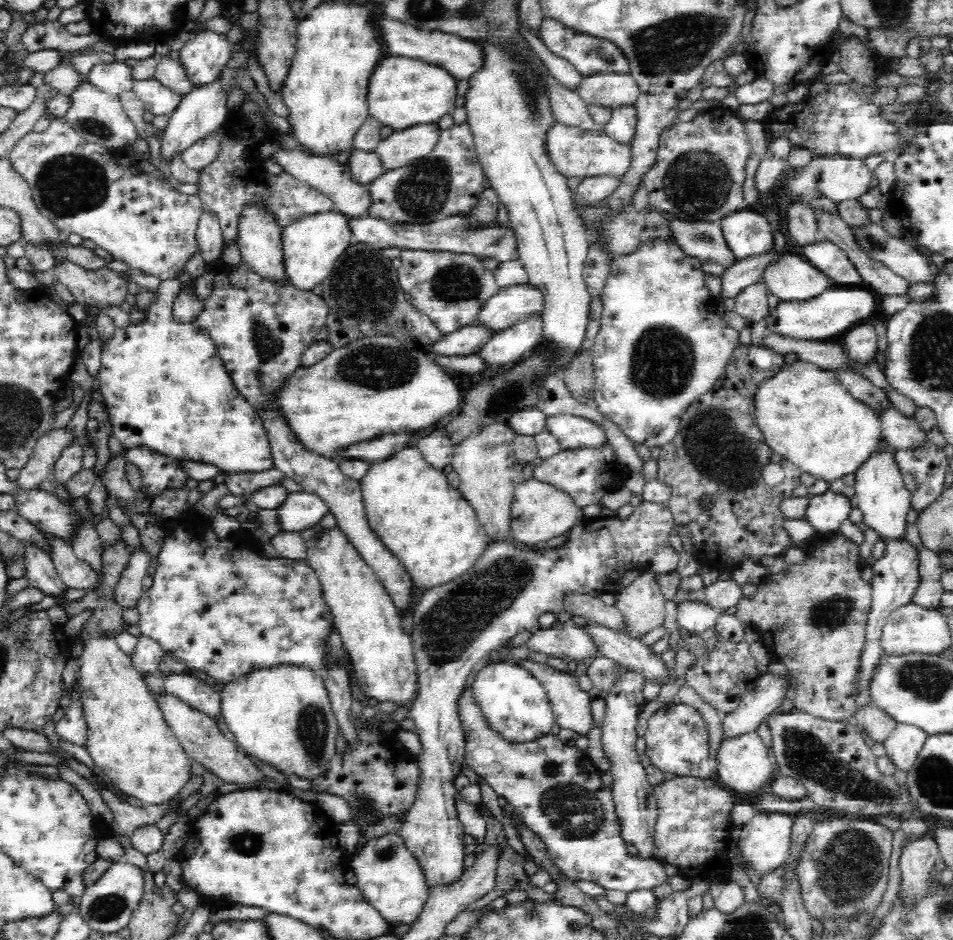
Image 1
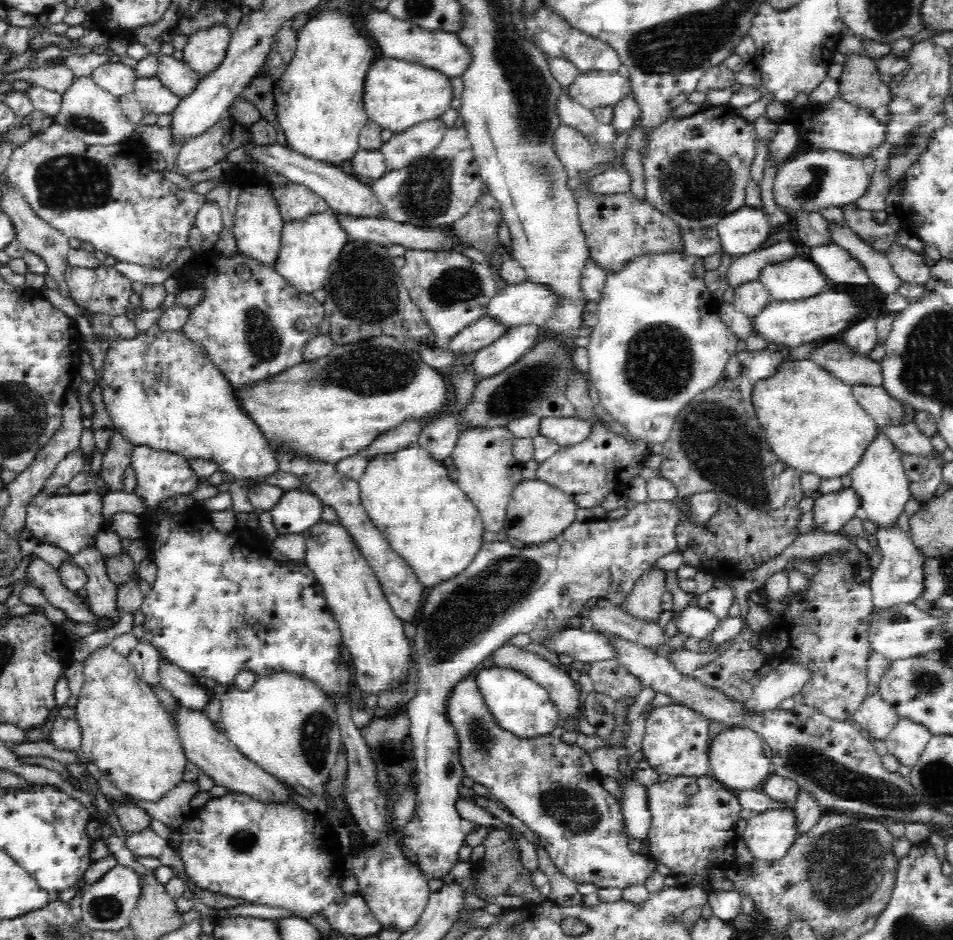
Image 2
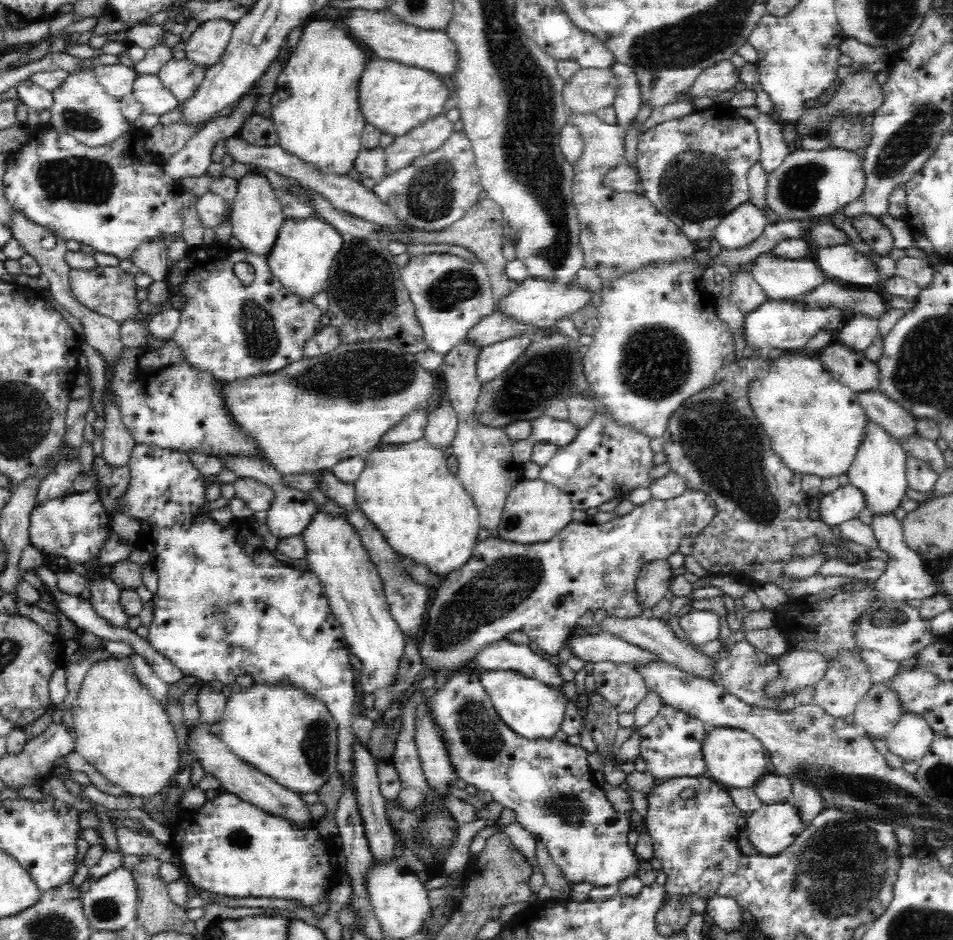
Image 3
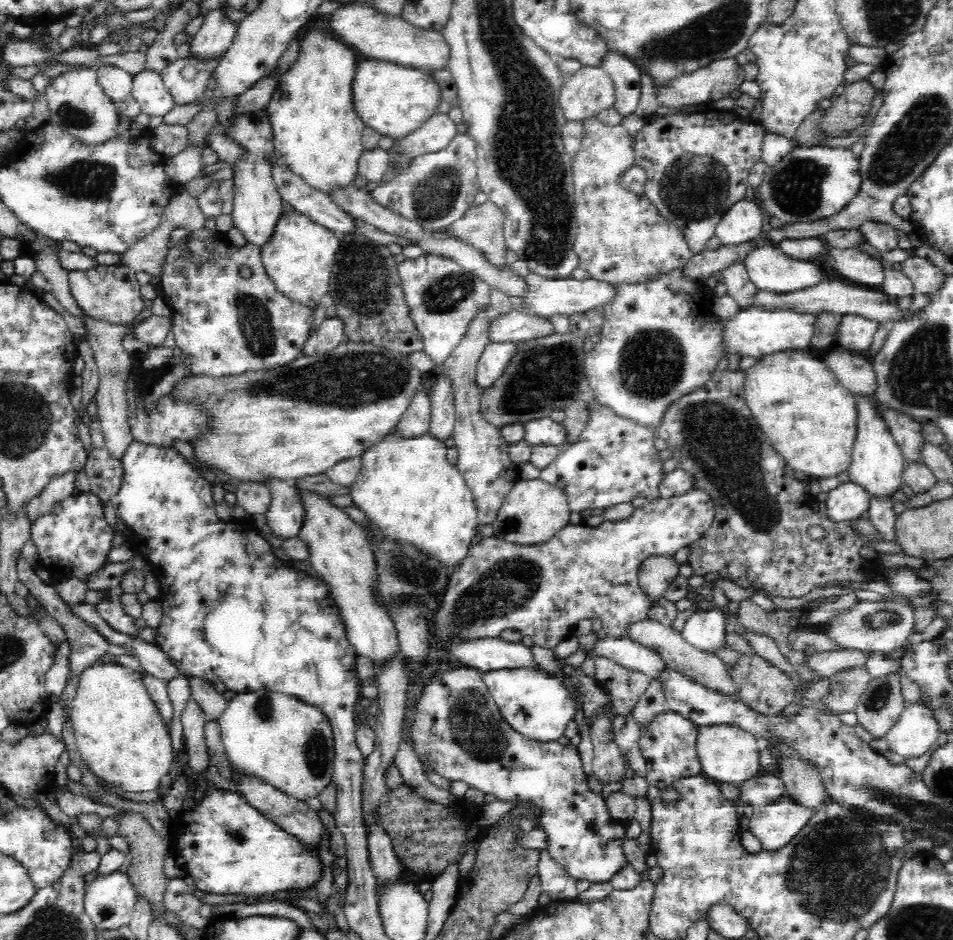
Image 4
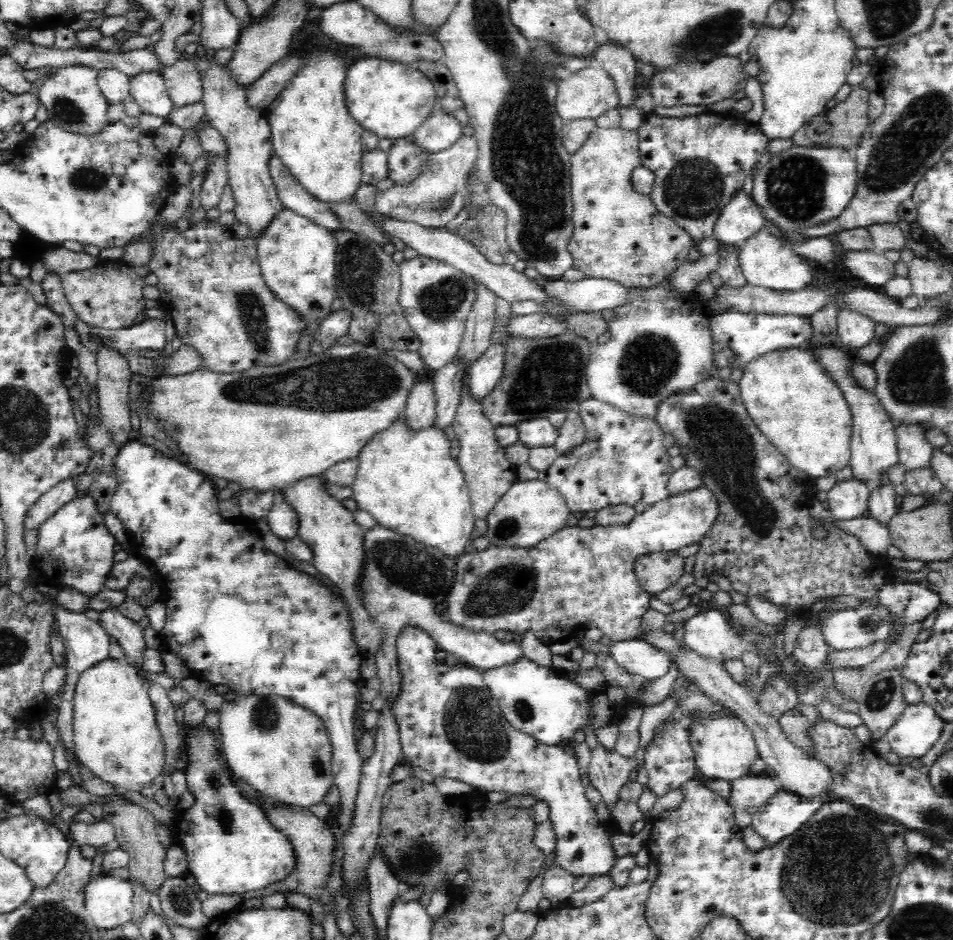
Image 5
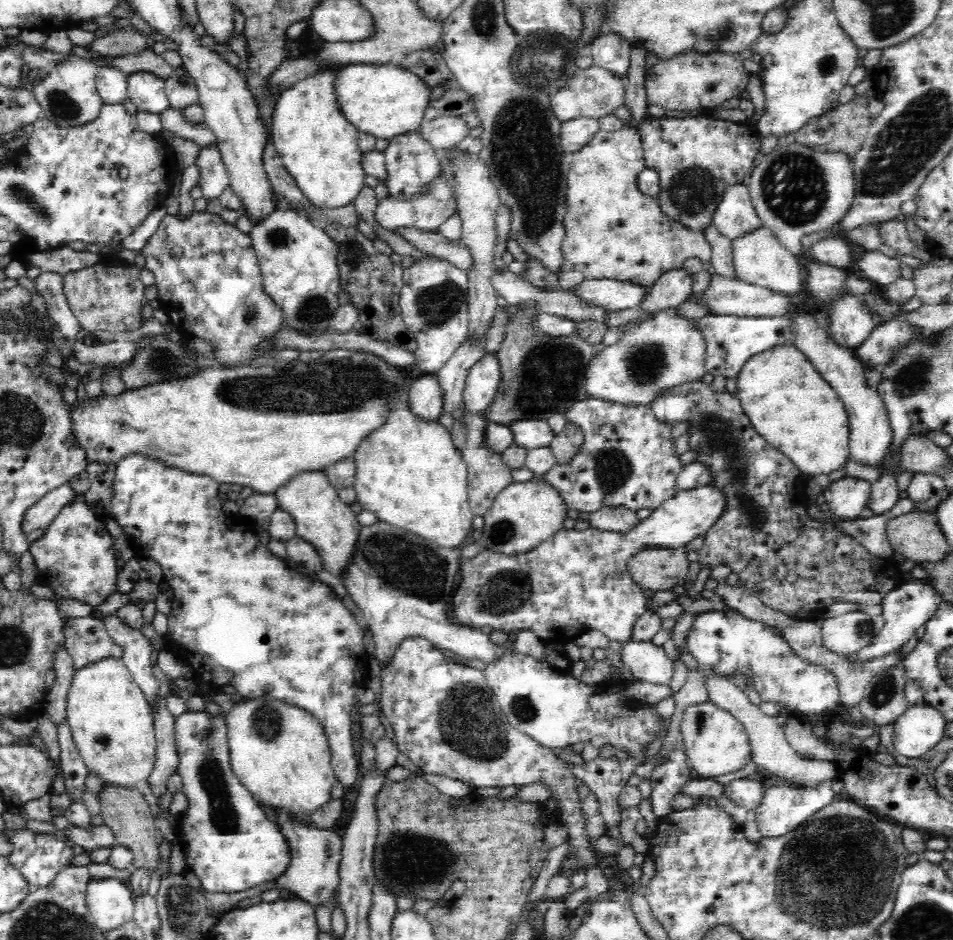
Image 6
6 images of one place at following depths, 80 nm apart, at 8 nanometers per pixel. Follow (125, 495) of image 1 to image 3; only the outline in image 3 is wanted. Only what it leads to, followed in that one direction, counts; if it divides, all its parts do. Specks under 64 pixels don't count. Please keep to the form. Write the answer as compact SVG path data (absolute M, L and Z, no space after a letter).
M104 393L103 397L105 426L102 430L103 453L101 458L106 466L116 470L116 468L122 468L122 466L128 464L130 452L132 452L132 448L136 446L136 443L122 425L120 412L111 404L107 394Z

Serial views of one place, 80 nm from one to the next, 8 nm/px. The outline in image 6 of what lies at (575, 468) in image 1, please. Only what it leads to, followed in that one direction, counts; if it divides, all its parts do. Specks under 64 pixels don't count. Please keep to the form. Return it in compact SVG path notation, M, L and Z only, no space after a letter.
M588 397L573 404L563 416L567 424L580 427L583 443L570 462L555 464L544 476L560 493L567 508L590 514L604 507L623 506L636 513L641 508L656 510L665 500L674 498L678 492L676 479L684 464L674 448L675 439L670 434L673 427L658 421L650 404L611 402Z

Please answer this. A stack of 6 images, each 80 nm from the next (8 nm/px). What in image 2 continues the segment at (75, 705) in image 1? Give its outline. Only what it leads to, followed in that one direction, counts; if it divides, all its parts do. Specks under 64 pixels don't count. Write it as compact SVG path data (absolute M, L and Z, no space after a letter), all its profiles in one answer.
M76 713L68 718L57 714L52 721L52 729L47 741L60 751L76 752L81 749L82 727L78 723Z

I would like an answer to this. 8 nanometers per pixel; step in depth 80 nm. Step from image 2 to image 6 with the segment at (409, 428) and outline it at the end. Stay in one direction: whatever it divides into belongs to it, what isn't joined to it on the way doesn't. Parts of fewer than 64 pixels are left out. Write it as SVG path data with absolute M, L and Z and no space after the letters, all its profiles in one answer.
M435 373L422 374L406 392L411 411L418 419L438 421L443 411L443 392Z

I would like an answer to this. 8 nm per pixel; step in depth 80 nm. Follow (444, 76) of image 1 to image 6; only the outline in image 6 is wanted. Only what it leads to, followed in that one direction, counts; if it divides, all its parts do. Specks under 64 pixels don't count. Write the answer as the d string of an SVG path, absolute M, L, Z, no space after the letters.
M396 62L346 65L336 72L334 90L336 105L358 132L384 140L419 130L430 96L426 82L412 71L402 69Z

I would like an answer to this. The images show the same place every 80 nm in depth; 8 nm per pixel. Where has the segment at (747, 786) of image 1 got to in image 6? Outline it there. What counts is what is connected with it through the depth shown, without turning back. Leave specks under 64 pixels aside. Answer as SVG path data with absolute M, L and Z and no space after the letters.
M710 700L688 706L682 712L679 730L692 769L700 779L714 779L722 774L736 772L751 761L751 746L743 724Z

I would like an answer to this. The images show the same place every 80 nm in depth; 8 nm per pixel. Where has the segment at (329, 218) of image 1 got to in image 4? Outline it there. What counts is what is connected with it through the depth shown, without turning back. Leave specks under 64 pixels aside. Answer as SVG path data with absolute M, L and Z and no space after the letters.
M285 209L272 230L272 236L259 247L259 252L262 266L276 290L292 301L300 301L314 312L319 305L329 300L330 278L339 246L340 239L333 231L311 222L298 212Z

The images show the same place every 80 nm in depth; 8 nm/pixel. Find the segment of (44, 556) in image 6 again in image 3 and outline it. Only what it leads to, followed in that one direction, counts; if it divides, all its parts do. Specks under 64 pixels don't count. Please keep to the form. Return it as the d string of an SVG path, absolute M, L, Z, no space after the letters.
M93 486L83 493L70 493L36 503L29 516L29 542L43 554L62 556L70 562L83 564L90 557L100 554L104 542L112 533L109 524L108 512L100 501L99 491Z

